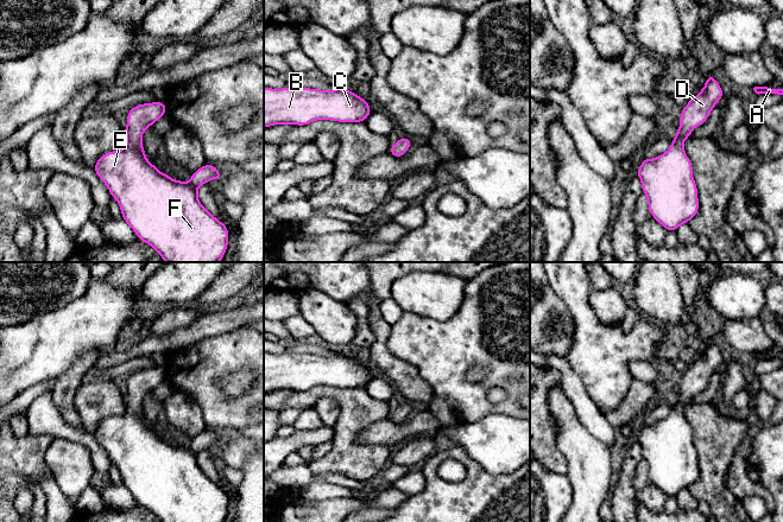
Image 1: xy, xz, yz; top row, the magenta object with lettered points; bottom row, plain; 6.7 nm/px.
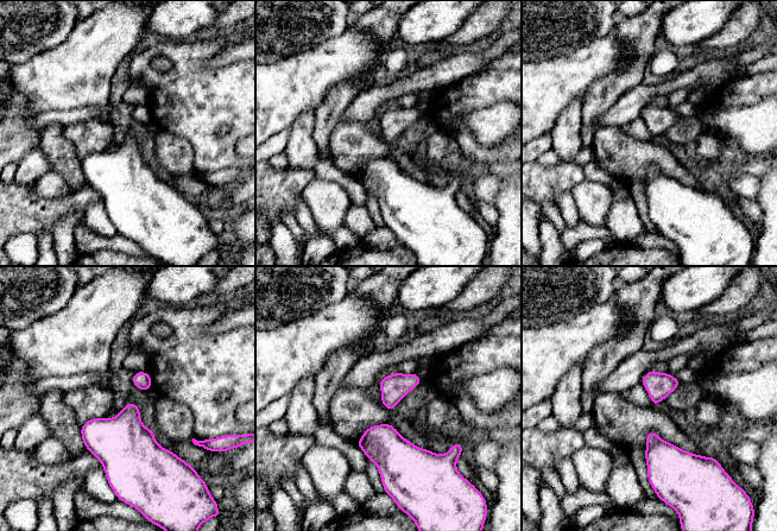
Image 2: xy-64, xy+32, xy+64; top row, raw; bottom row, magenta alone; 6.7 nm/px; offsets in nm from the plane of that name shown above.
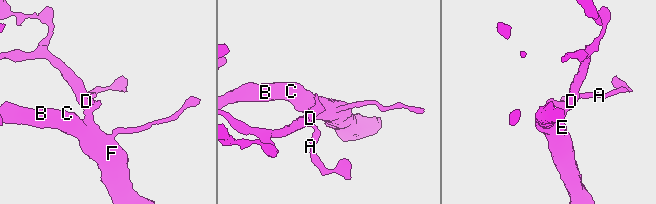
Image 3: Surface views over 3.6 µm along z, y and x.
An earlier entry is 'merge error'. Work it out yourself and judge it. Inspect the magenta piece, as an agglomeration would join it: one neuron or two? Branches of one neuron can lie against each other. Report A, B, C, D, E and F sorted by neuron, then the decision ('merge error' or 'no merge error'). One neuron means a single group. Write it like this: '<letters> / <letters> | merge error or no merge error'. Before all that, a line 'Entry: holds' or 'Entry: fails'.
Entry: fails
A B C D E F | no merge error

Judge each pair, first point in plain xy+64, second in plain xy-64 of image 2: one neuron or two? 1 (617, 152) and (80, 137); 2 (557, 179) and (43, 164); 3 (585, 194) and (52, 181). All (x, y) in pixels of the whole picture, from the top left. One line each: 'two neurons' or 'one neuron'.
1: one neuron
2: two neurons
3: one neuron

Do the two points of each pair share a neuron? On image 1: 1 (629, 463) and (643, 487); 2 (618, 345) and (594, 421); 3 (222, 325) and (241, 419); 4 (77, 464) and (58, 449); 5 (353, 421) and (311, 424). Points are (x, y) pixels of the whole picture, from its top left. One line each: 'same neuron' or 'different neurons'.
1: different neurons
2: different neurons
3: different neurons
4: same neuron
5: different neurons

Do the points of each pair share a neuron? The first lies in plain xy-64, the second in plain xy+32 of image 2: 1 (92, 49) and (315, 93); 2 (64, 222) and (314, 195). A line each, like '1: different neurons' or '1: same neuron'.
1: same neuron
2: same neuron

